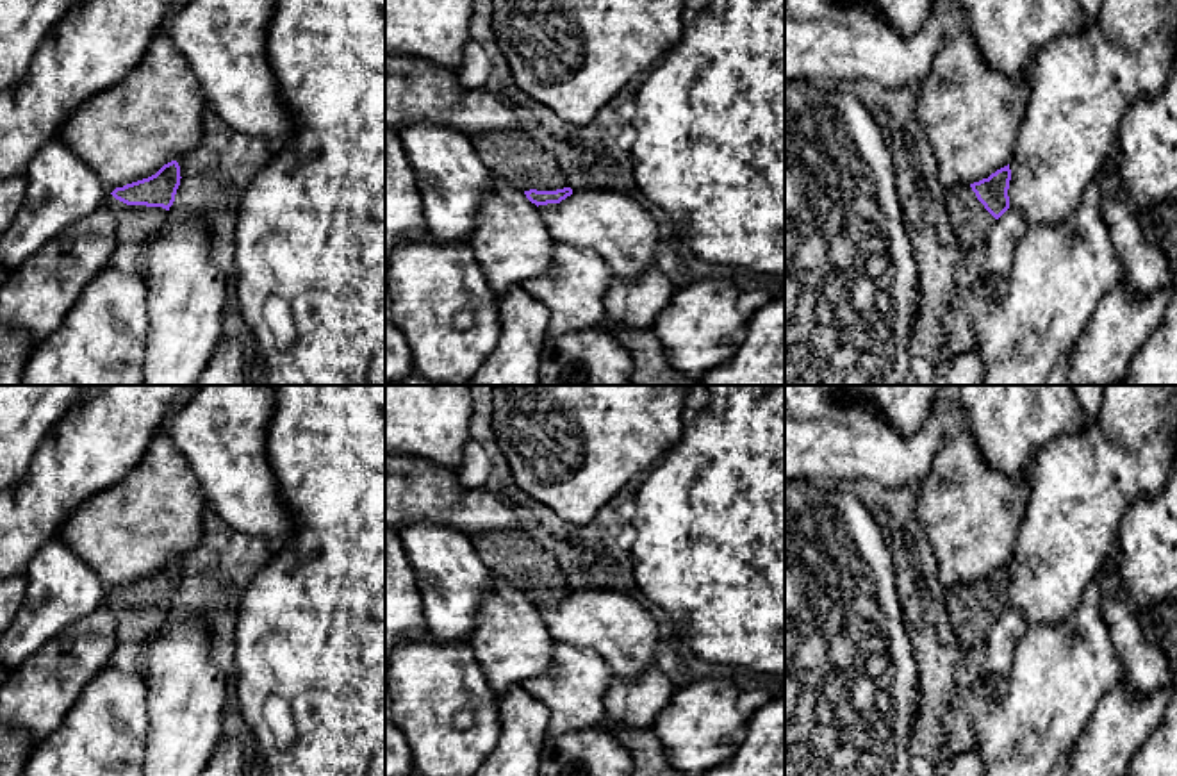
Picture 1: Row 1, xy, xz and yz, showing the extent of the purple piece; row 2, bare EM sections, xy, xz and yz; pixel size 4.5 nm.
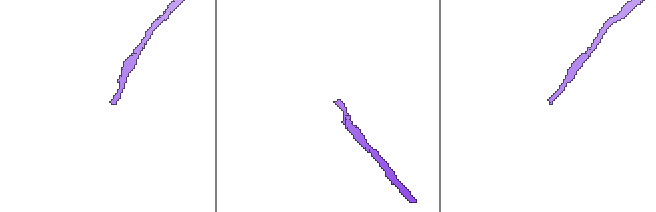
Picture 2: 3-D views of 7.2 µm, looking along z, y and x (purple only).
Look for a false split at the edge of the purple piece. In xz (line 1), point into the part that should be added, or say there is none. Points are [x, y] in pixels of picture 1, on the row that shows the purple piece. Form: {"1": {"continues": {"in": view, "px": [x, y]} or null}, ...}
{"1": {"continues": {"in": "xz", "px": [512, 156]}}}

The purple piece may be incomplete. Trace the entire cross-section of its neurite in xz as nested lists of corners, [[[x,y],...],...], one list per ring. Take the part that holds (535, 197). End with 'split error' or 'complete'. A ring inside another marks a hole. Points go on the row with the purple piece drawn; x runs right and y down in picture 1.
[[[505,130],[505,132],[487,132],[471,137],[473,146],[482,159],[482,162],[496,175],[515,187],[519,187],[526,198],[539,205],[560,203],[572,194],[567,186],[567,178],[562,173],[555,157],[530,139],[523,130]]]; split error

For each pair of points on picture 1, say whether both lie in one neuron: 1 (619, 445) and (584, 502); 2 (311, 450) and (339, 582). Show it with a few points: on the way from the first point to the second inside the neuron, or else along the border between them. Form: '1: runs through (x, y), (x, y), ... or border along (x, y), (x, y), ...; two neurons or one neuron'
1: runs through (605, 459), (584, 480), (584, 487); one neuron
2: runs through (339, 482), (339, 550); one neuron

